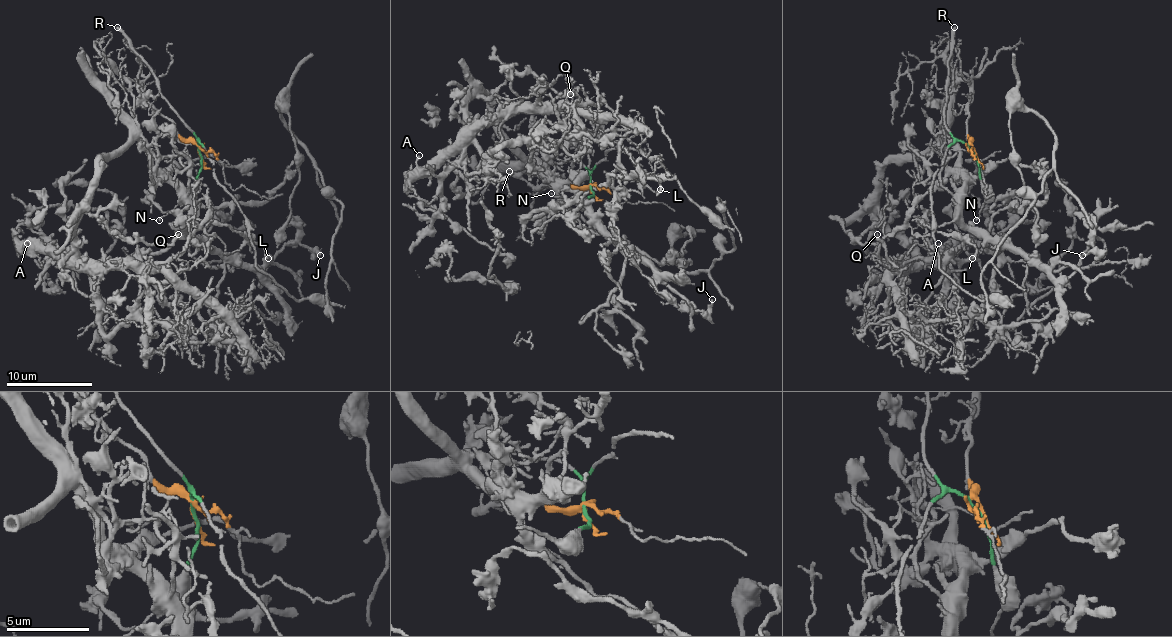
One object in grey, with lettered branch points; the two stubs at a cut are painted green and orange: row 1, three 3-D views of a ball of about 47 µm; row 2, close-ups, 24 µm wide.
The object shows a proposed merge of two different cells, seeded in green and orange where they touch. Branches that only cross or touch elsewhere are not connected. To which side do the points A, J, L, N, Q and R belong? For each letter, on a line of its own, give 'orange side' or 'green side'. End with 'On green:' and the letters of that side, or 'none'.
A: orange side
J: orange side
L: orange side
N: green side
Q: orange side
R: green side
On green: N, R

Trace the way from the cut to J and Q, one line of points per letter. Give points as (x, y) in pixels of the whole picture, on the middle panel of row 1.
J: (592, 191), (532, 187), (526, 159), (558, 180), (579, 178), (579, 198), (678, 307), (713, 299)
Q: (592, 191), (532, 187), (521, 174), (526, 159), (489, 101), (478, 97), (491, 97), (526, 73), (571, 94)

